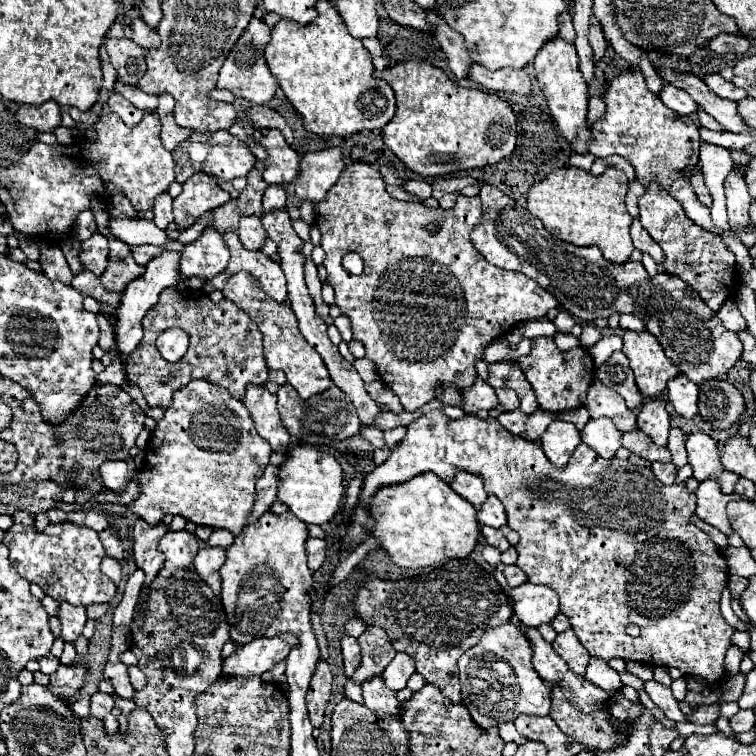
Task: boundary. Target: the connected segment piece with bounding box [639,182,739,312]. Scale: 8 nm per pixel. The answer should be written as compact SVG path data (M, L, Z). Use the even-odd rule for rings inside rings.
M651 182L645 190L645 194L639 198L639 220L643 228L651 234L651 238L663 248L665 252L665 268L667 272L679 276L683 282L687 282L705 302L711 310L719 310L721 304L733 296L731 288L735 286L737 278L737 264L735 254L727 250L727 246L721 242L721 238L713 232L707 232L705 228L697 226L693 220L689 220L681 208L681 204L669 196L661 186Z

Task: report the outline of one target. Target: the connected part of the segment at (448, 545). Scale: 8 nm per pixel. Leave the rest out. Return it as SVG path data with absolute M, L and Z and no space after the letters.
M427 472L415 476L397 486L385 486L371 498L371 514L375 518L375 526L371 534L381 540L381 548L389 552L391 560L401 568L427 568L437 566L445 558L467 558L481 540L481 524L477 520L477 510L473 504L467 504L463 496L453 492L449 484L443 484L435 474Z

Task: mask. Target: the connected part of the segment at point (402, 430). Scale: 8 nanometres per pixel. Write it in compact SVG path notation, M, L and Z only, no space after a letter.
M399 427L399 428L387 430L384 432L385 442L390 448L393 448L403 440L406 433L407 433L407 428L405 427Z

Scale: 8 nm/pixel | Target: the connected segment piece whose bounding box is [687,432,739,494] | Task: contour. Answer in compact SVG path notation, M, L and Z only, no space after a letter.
M695 432L687 436L687 454L689 454L689 464L693 466L693 476L699 482L713 478L719 482L723 494L733 492L739 476L723 468L717 442L711 436L707 436L705 432Z

